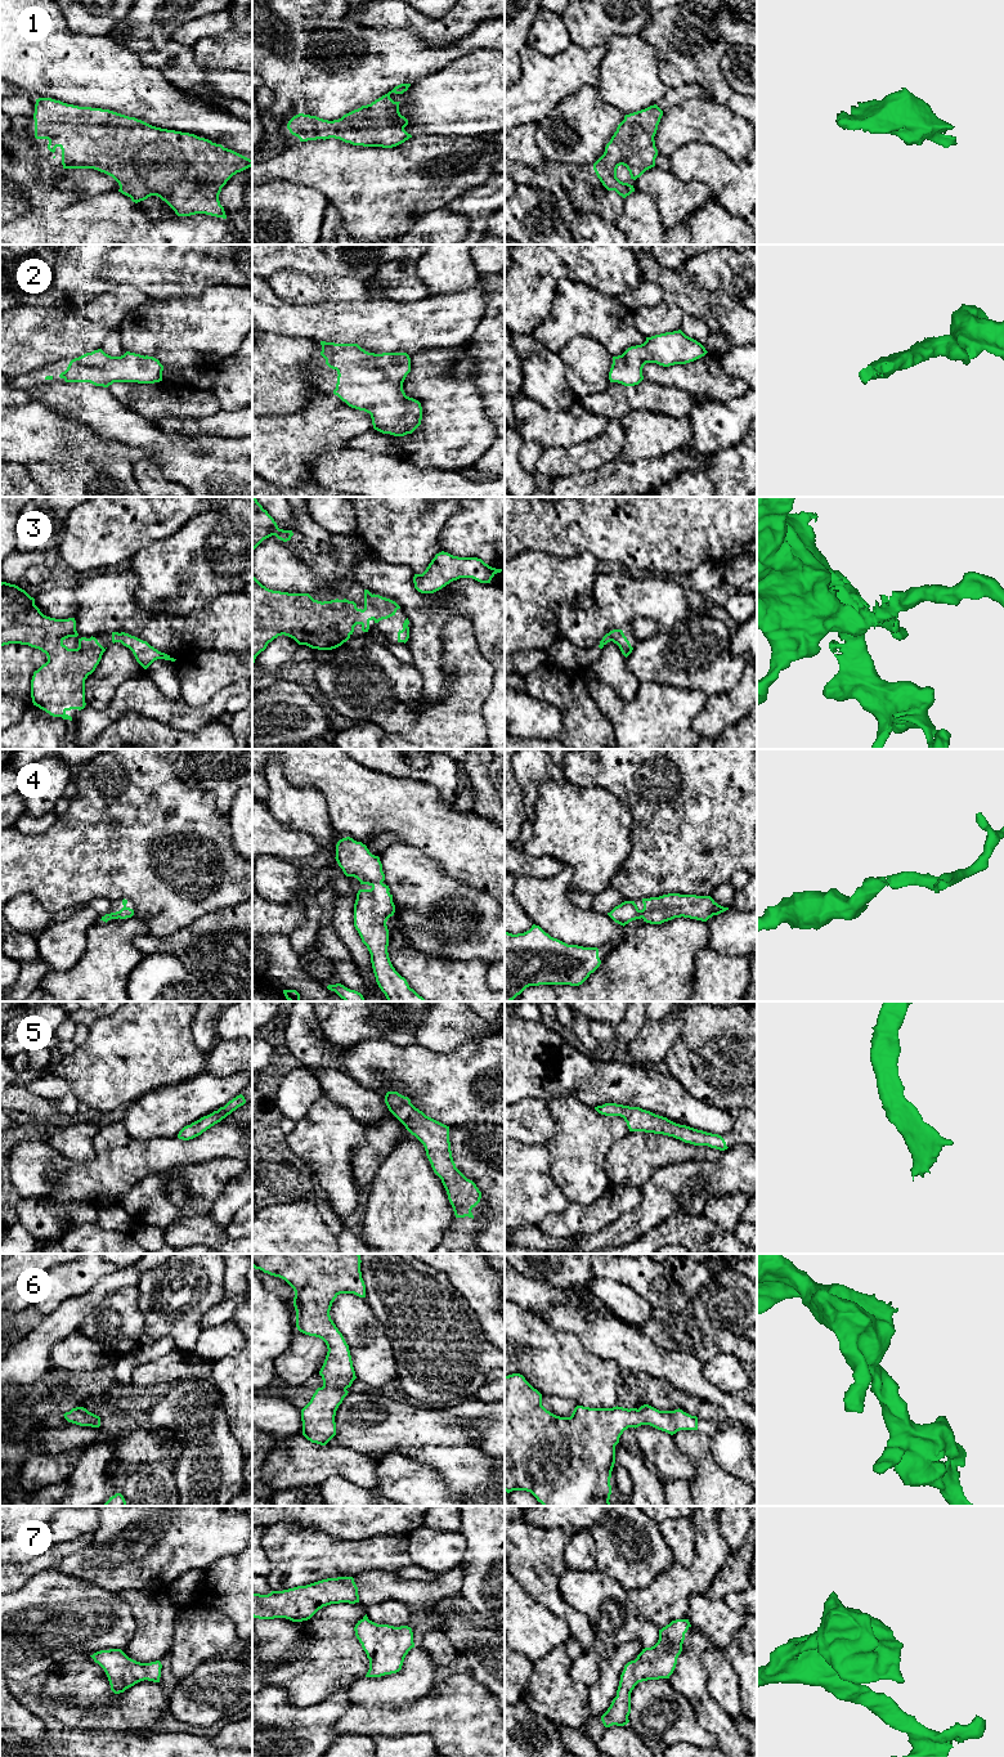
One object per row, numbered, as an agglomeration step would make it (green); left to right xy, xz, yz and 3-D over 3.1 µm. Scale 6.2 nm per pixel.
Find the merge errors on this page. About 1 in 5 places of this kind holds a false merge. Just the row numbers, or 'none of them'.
none of them

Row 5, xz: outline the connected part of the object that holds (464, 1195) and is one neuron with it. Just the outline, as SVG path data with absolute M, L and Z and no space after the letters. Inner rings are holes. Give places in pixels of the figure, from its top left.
M387 1092L385 1103L389 1111L425 1147L434 1173L442 1179L456 1218L472 1218L471 1210L480 1202L481 1192L457 1167L452 1157L449 1126L426 1116L408 1097Z

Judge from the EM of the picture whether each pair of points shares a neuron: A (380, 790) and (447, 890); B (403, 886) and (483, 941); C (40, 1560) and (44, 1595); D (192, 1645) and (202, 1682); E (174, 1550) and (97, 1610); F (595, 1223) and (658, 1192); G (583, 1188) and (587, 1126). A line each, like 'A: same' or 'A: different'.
A: different
B: same
C: different
D: different
E: different
F: different
G: same

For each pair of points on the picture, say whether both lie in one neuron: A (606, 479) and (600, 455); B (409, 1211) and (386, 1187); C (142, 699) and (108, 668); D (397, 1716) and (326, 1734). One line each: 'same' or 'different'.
A: different
B: same
C: different
D: different

